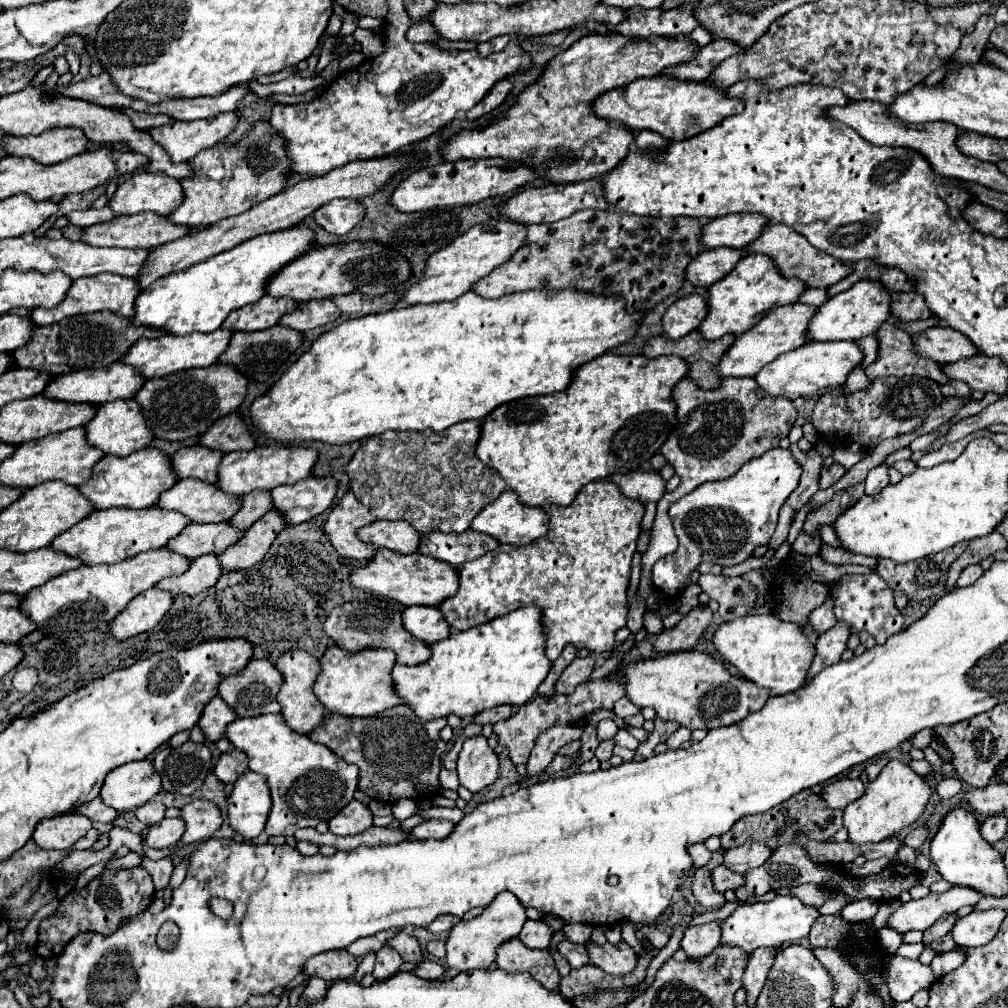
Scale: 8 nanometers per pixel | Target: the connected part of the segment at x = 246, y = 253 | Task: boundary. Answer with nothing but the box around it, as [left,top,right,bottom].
[135,226,313,336]

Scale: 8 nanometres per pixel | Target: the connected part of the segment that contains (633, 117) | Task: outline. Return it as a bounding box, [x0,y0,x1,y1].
[593,76,743,140]

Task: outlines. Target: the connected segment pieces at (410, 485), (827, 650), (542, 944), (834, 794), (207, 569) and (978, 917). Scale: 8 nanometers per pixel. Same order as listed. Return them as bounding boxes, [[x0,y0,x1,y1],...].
[[347,420,507,534],[807,622,849,680],[519,920,553,948],[821,778,865,808],[155,554,221,596],[953,910,1005,946]]

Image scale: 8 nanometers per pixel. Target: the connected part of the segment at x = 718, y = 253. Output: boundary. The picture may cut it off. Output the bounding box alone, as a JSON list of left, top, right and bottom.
[685,248,743,288]

